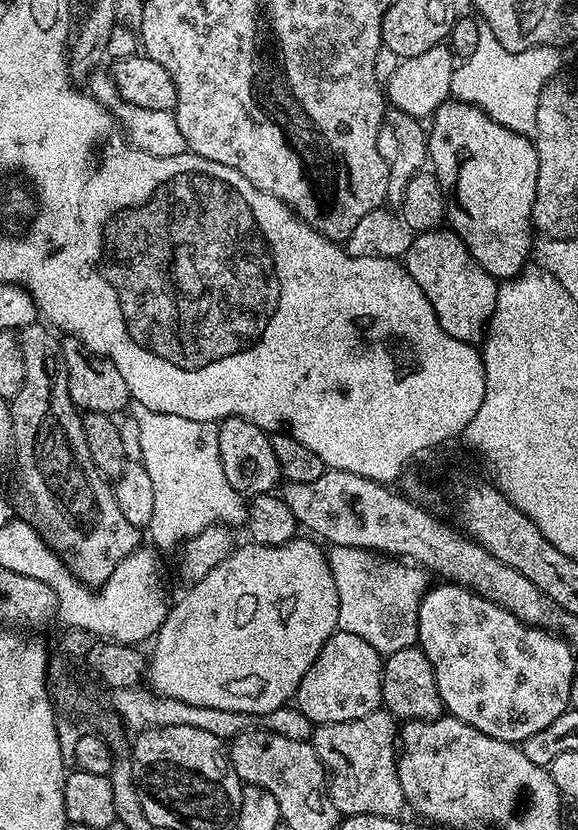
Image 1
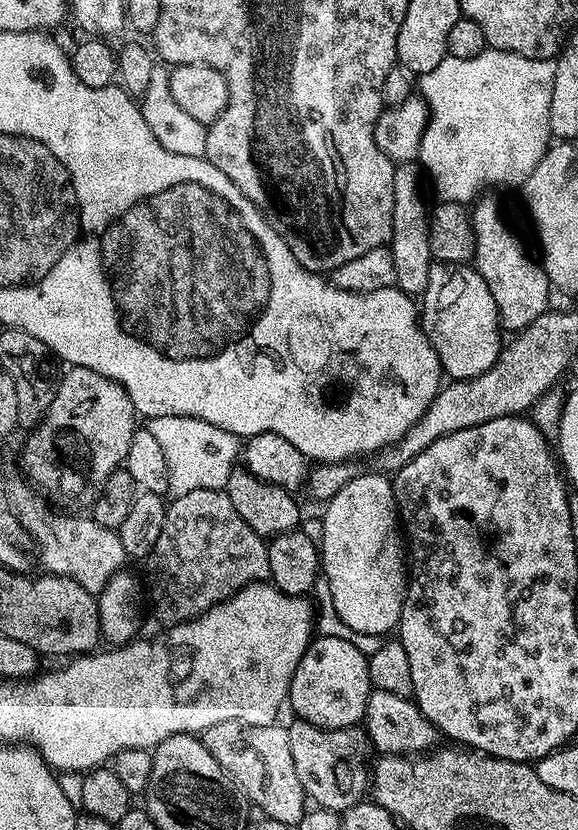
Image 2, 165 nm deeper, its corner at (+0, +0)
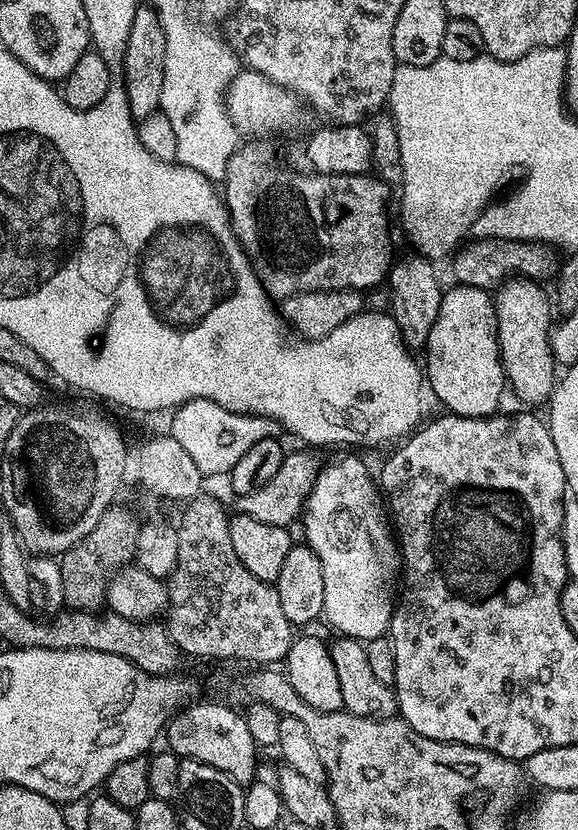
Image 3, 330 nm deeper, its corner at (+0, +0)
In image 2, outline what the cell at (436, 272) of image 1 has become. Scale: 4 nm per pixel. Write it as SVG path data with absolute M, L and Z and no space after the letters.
M433 263L426 290L422 293L423 300L424 308L422 304L418 312L420 323L432 344L432 349L436 352L436 357L440 360L445 377L452 380L469 380L494 366L502 347L502 325L498 306L494 306L494 294L490 294L490 286L486 286L482 274L477 272L475 267L468 264Z

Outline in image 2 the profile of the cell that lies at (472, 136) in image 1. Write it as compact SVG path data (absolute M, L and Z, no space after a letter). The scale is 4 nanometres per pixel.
M477 199L470 212L476 235L474 267L482 274L486 286L490 286L490 294L494 294L494 306L498 306L501 325L505 329L523 330L530 327L543 312L549 311L550 283L543 264L524 249L523 242L504 221L499 206L492 200L484 199Z

